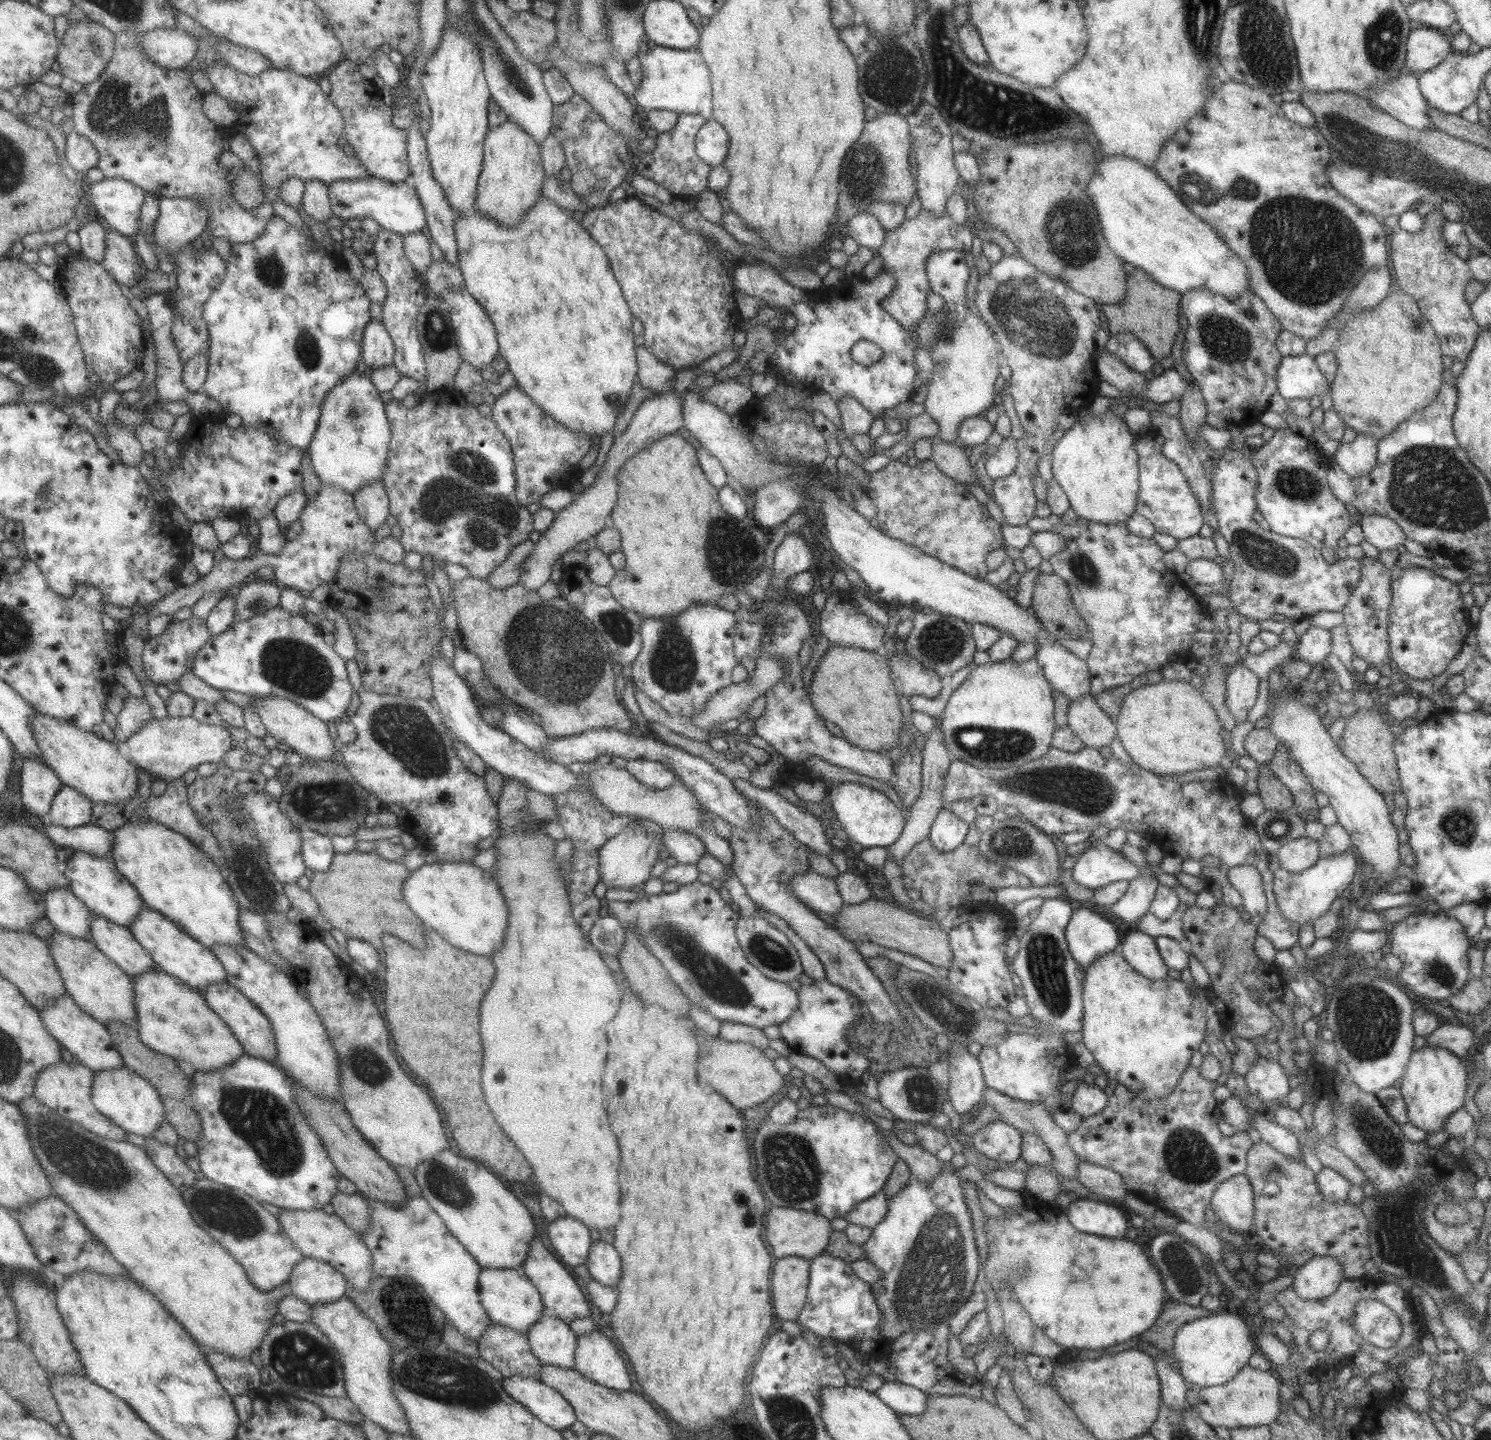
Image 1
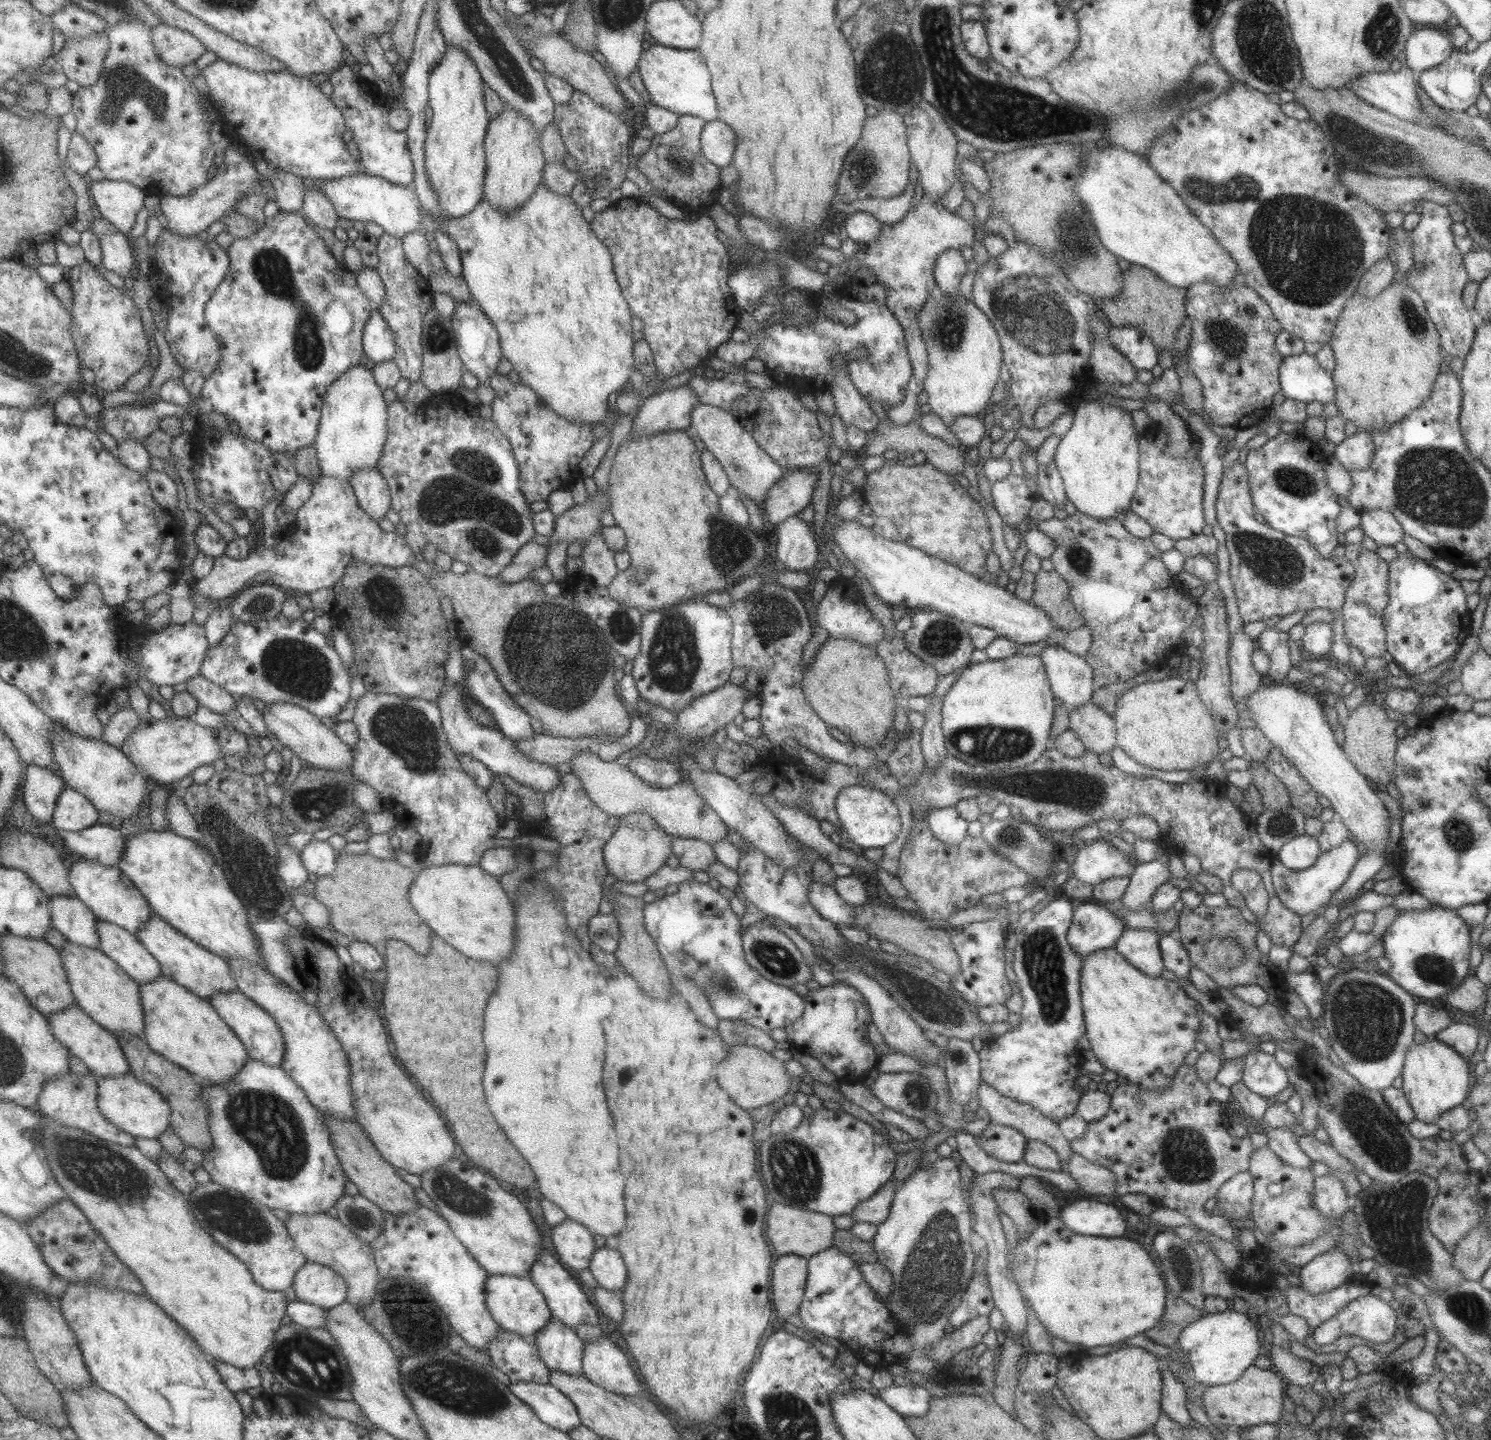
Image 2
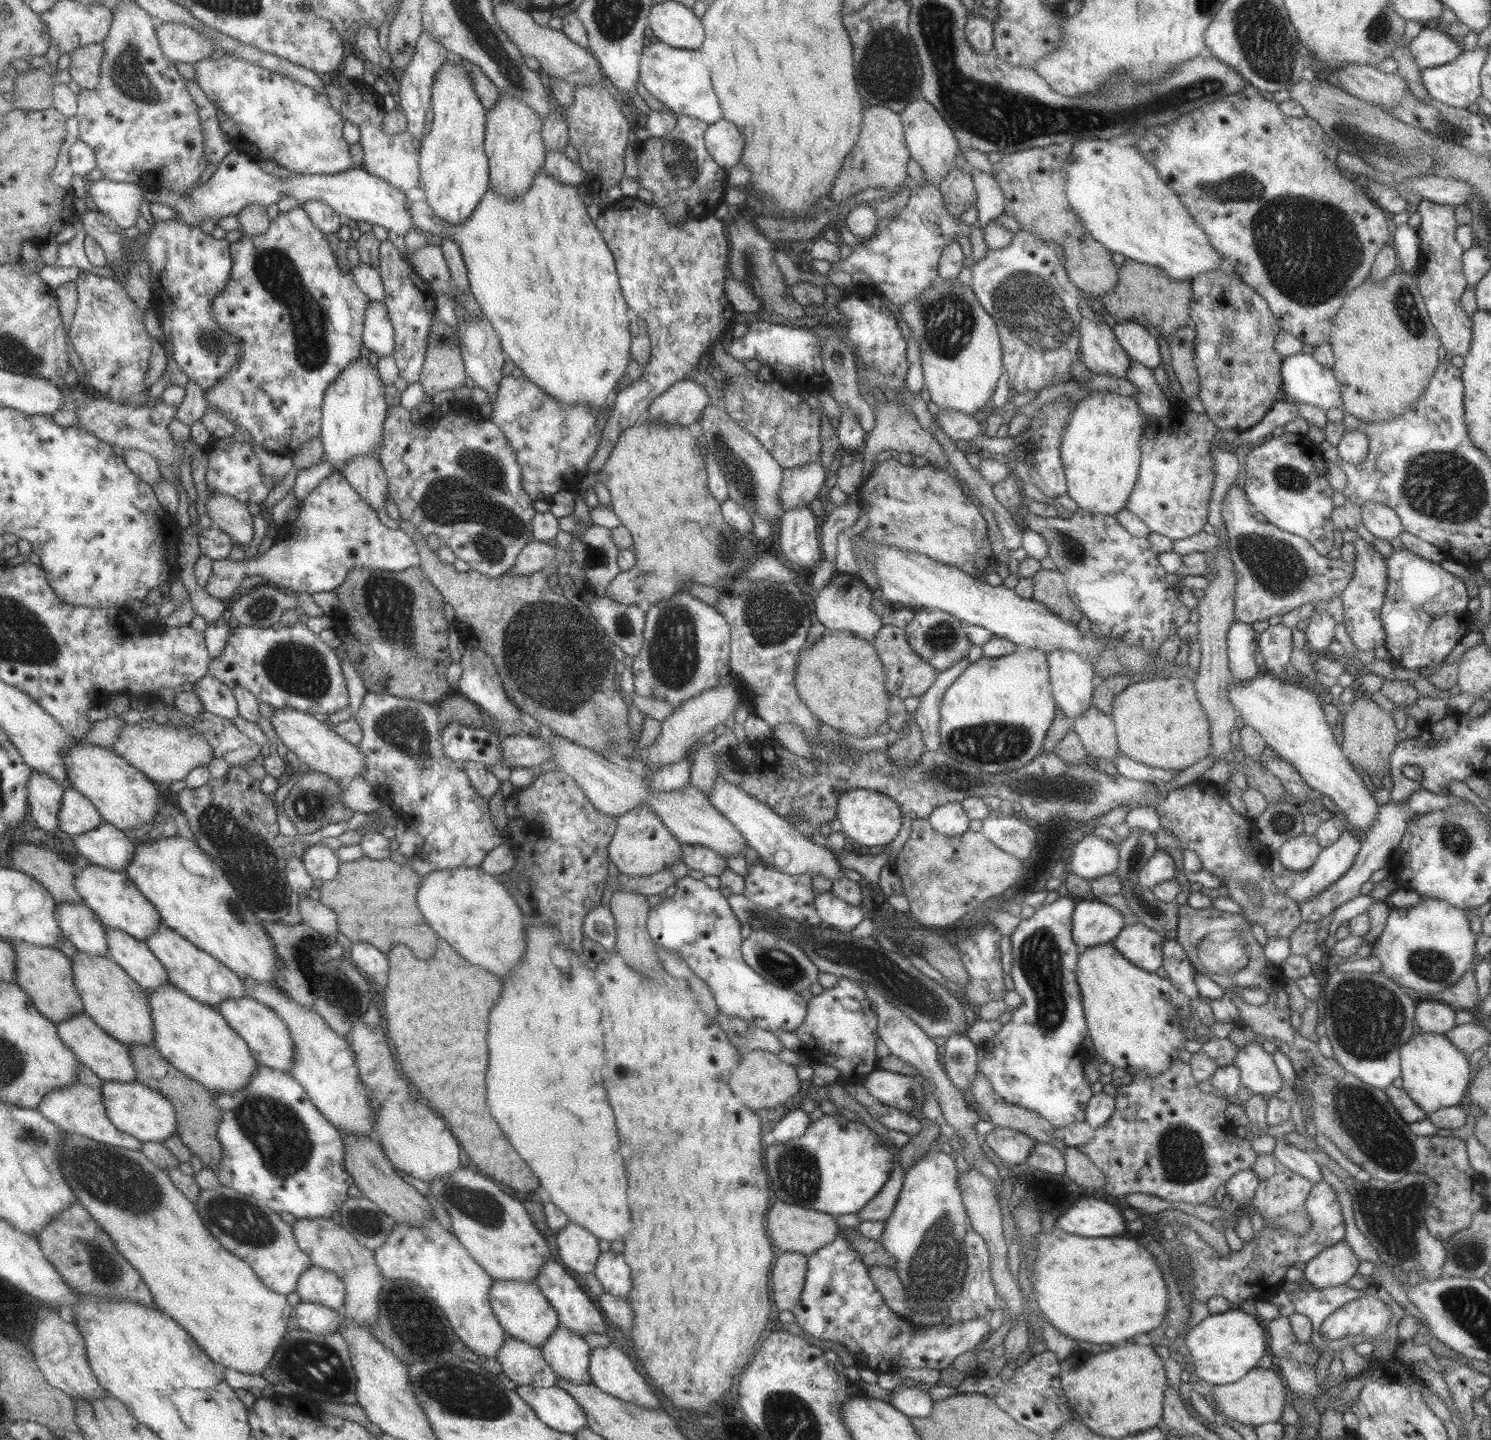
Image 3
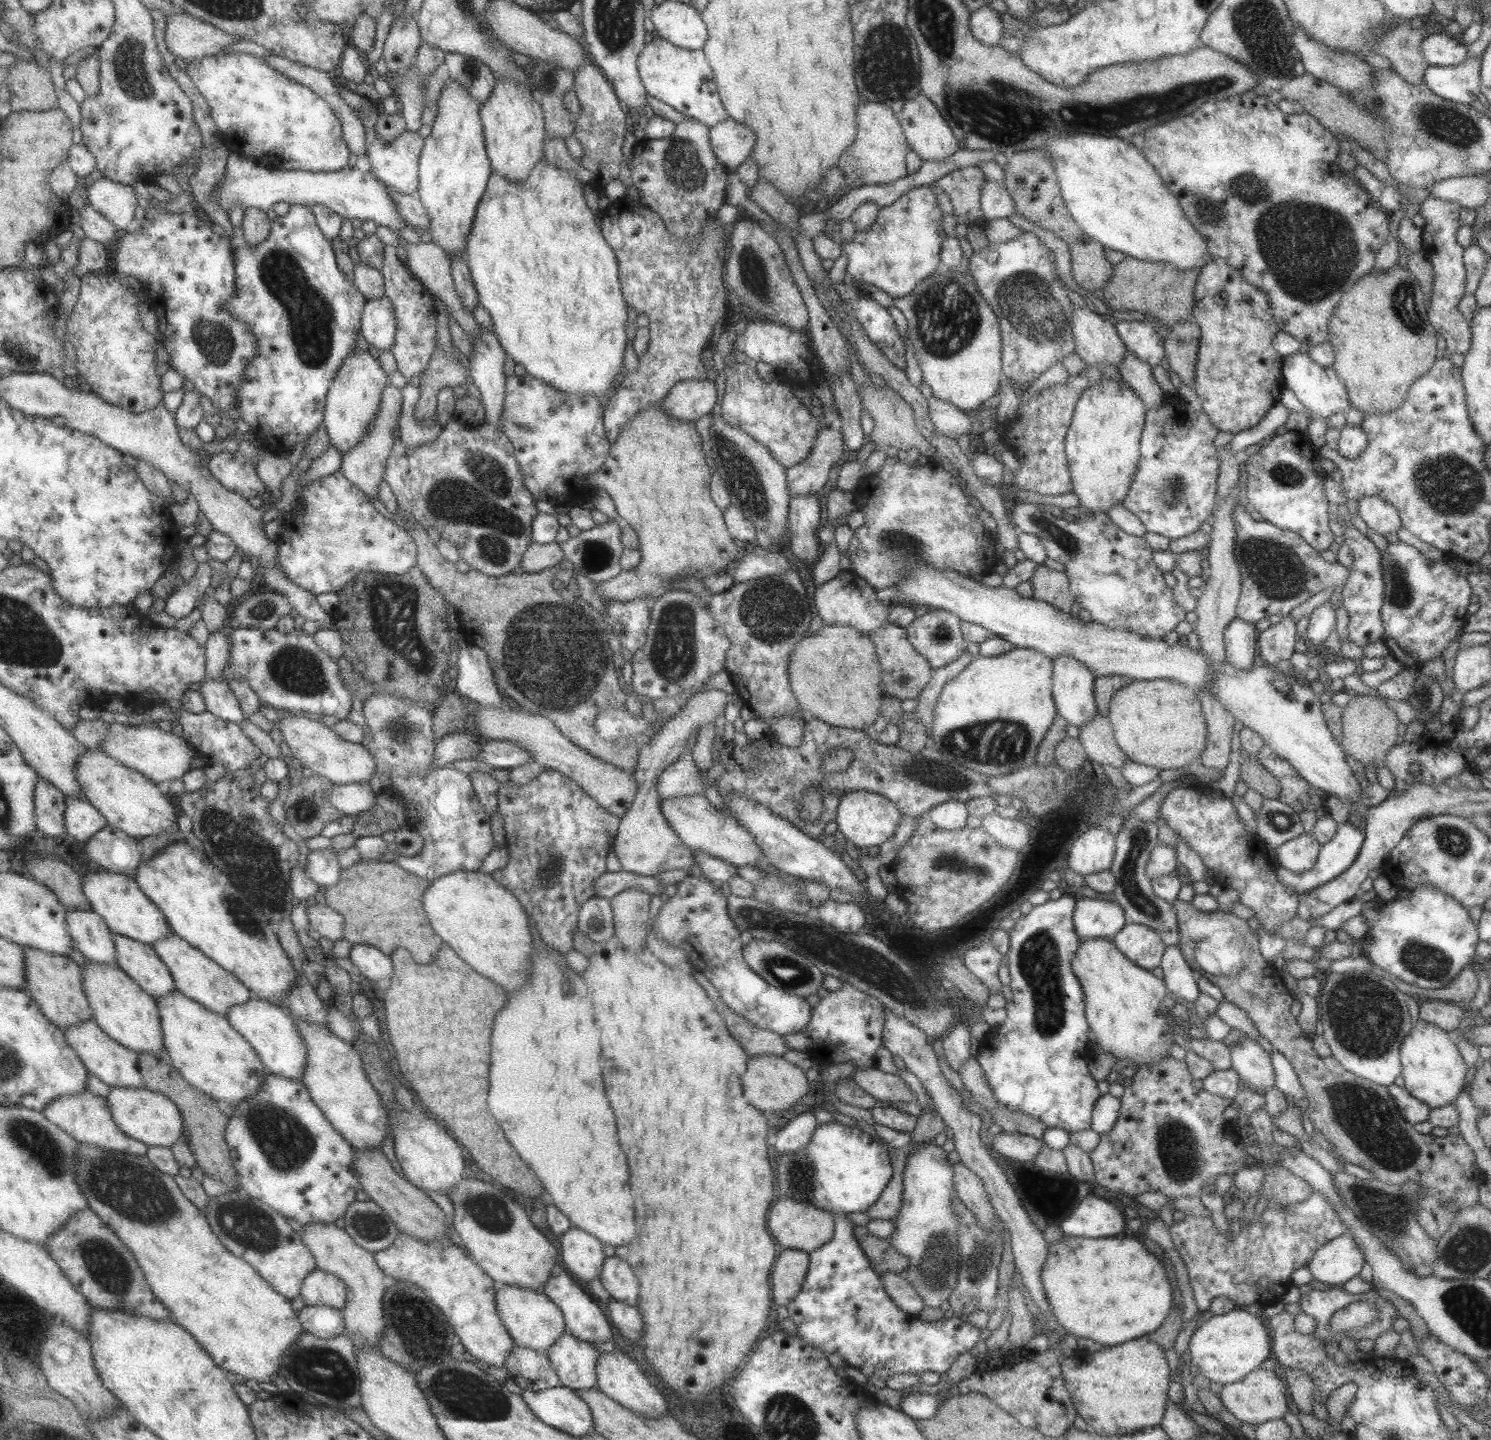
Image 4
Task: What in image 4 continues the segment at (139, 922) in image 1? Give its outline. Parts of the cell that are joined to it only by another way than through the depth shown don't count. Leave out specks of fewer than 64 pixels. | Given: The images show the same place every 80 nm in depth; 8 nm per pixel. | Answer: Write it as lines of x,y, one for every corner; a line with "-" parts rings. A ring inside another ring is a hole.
173,933
165,940
155,942
154,947
172,970
176,988
191,1000
197,1001
203,1008
227,1016
230,1008
235,1004
245,1004
247,1000
252,998
250,989
238,977
227,972
227,969
211,960
206,954
199,952
199,949
183,940
181,936

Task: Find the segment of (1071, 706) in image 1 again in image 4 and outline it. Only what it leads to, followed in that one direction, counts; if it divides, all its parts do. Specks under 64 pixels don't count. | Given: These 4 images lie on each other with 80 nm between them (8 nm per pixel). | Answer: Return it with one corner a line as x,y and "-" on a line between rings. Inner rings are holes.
1096,712
1094,717
1073,730
1083,750
1096,766
1107,764
1117,769
1128,760
1112,737
1109,719

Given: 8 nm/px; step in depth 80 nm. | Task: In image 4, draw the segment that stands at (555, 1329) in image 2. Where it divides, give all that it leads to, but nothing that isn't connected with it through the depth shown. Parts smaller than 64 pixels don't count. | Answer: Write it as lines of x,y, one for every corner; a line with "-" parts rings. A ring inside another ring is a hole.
568,1330
562,1332
545,1351
561,1386
573,1389
596,1388
595,1363
599,1352
593,1344
576,1339

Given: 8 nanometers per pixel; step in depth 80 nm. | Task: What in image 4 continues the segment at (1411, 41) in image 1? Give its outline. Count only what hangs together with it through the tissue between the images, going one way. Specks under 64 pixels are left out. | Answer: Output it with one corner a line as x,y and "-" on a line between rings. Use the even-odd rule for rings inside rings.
1436,28
1419,44
1419,51
1428,66
1451,66
1463,62
1468,56
1467,46
1460,38

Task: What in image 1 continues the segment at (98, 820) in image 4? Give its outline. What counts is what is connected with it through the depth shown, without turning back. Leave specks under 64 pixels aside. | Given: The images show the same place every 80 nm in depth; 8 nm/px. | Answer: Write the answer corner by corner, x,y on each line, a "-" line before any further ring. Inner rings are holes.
64,785
55,796
47,819
69,828
87,825
91,823
93,807
91,797
85,796
72,786

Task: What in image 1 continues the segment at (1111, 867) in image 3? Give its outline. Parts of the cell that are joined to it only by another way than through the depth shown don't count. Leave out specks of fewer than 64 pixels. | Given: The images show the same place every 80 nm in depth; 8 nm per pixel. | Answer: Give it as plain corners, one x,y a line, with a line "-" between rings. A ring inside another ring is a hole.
1104,843
1088,847
1074,861
1071,868
1073,881
1092,890
1119,880
1131,881
1139,877
1139,868
1135,864

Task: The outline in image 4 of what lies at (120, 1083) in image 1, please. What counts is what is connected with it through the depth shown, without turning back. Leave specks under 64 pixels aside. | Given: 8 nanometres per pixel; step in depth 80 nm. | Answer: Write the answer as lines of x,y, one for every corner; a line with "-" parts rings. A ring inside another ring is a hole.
110,1087
107,1097
115,1122
129,1136
142,1140
149,1146
171,1148
175,1142
183,1142
186,1119
182,1109
175,1104
174,1100
171,1100
171,1097
147,1087

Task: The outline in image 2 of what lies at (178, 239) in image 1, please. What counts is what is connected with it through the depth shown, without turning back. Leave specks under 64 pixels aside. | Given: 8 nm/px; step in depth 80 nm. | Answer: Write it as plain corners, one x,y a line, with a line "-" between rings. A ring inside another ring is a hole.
227,147
222,152
224,161
219,165
219,170
207,185
197,188
186,196
165,195
162,199
162,214
166,218
166,228
174,234
182,236
196,236
198,232
205,231
208,226
219,220
227,211
234,209
236,200
243,198
249,192
262,192
262,187
257,180
257,172
253,163
244,160
242,154
235,149

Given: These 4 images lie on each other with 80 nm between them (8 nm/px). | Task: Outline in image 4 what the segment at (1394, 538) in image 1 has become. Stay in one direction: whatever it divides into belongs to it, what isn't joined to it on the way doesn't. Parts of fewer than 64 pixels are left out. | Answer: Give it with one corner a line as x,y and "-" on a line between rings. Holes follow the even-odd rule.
1377,495
1362,496
1358,500
1357,512
1367,529
1383,537
1396,533
1400,528
1401,520
1397,509

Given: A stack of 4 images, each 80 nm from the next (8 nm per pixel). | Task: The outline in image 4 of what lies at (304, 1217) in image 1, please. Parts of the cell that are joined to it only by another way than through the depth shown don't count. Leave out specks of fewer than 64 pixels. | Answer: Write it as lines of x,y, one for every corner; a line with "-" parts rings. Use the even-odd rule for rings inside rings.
311,1223
304,1224
299,1229
300,1239
309,1249
315,1261
317,1269
331,1273
340,1278
346,1286
346,1303
342,1308
344,1318
345,1334
348,1335
354,1348
354,1352
359,1352
361,1348
379,1348
379,1337
384,1327
382,1294
385,1290
387,1278
374,1261
374,1253
365,1250
355,1244
355,1241
342,1228
338,1228
333,1223

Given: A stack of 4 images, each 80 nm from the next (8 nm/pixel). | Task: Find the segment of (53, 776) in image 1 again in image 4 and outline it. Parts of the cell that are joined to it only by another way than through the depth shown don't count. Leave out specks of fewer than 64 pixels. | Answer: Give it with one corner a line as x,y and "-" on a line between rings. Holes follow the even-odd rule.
41,777
35,791
38,828
49,836
65,836
66,794
50,780

